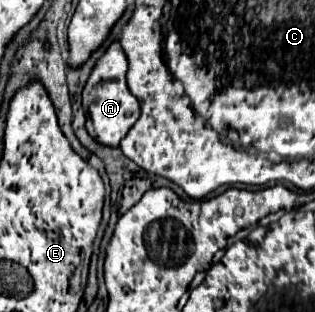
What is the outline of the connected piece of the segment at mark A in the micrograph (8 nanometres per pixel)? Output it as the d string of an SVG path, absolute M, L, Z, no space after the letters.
M111 42L103 56L95 62L91 76L83 88L83 110L87 116L85 128L91 138L105 146L119 146L121 138L139 118L139 102L125 84L125 72L127 72L125 52L119 42Z

